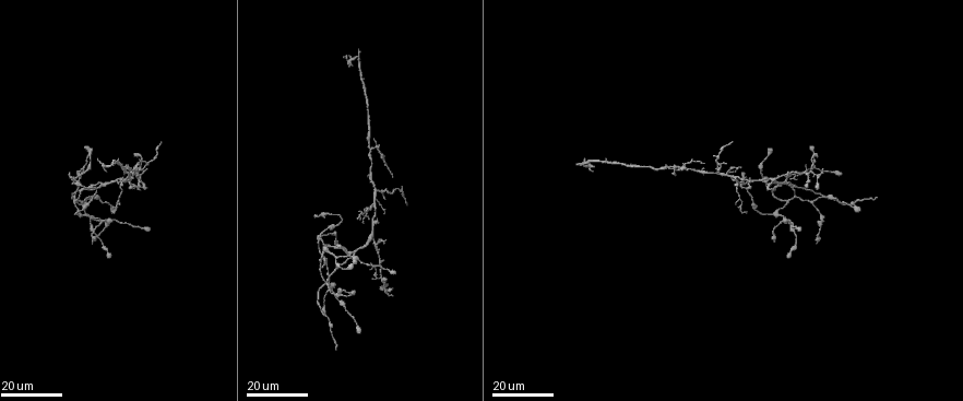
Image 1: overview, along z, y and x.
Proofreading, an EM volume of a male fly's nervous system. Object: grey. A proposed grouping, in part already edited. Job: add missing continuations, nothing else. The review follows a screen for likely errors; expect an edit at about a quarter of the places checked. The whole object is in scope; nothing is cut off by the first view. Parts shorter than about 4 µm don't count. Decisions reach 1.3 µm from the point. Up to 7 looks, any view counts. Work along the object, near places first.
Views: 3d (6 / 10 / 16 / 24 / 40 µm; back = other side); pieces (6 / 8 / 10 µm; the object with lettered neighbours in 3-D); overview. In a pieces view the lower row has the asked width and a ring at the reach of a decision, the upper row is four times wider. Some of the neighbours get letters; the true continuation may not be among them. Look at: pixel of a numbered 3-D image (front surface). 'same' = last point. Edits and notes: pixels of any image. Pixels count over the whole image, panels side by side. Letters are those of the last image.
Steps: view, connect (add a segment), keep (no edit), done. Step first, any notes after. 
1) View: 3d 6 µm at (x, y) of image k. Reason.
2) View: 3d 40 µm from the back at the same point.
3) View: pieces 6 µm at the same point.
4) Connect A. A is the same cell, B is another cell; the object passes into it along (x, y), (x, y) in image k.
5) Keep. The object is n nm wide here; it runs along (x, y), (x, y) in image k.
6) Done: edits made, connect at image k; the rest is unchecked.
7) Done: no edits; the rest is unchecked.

View: 3d 24 µm at (337, 351) of image 1. Tapers out.

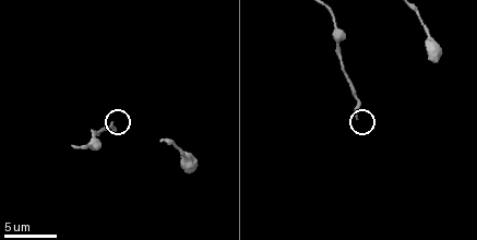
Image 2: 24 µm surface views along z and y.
View: 3d 6 µm at (355, 119) of image 2. Closer look.

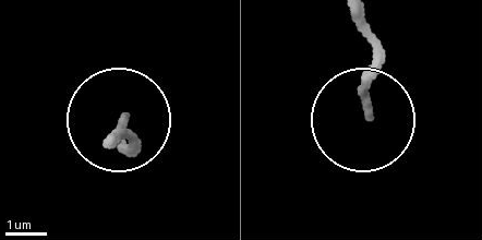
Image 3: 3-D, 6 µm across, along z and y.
View: pieces 8 µm at (125, 119) of image 3.

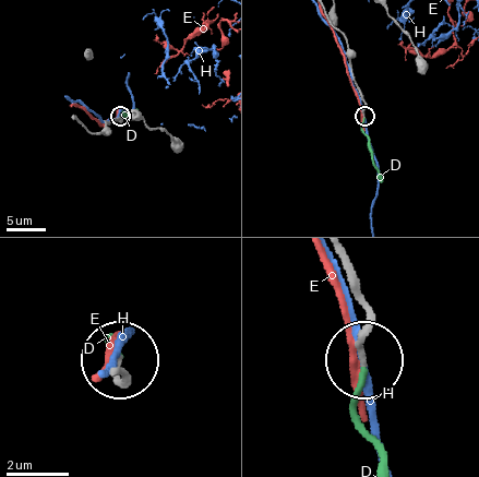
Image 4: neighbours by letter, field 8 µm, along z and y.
Connect D. D is the same cell, E and H are other cells; the object passes into it along (360, 95), (364, 105), (362, 132), (381, 182) in image 4; it goes on there.

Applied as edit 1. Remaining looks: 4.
View: 3d 24 µm at (393, 295) of image 1. Free end.

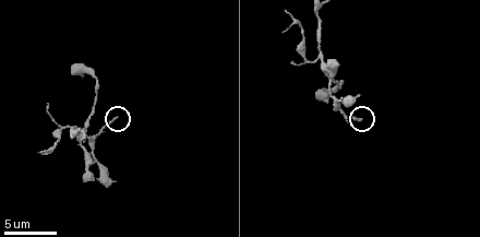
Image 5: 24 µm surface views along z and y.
View: pieces 6 µm at (360, 121) of image 5.

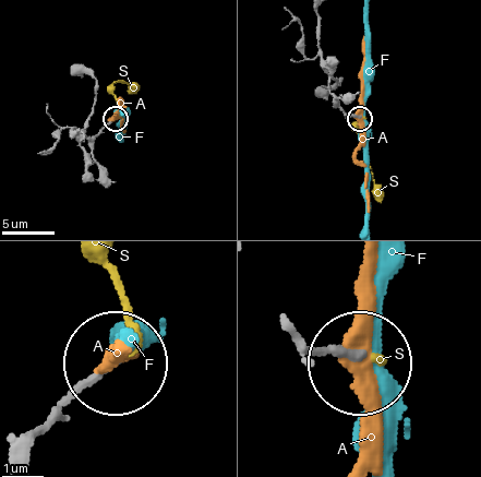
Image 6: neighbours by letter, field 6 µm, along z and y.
Connect S. S is the same cell, A and F are other cells; it goes on there.

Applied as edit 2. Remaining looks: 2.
View: 3d 16 µm at (379, 148) of image 1.

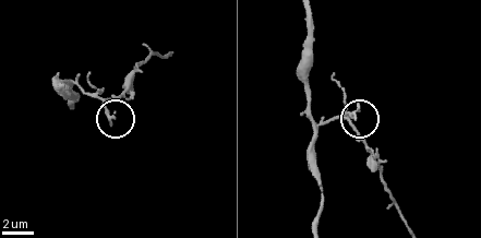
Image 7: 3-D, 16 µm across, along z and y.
View: pieces 10 µm at (110, 124) of image 7.

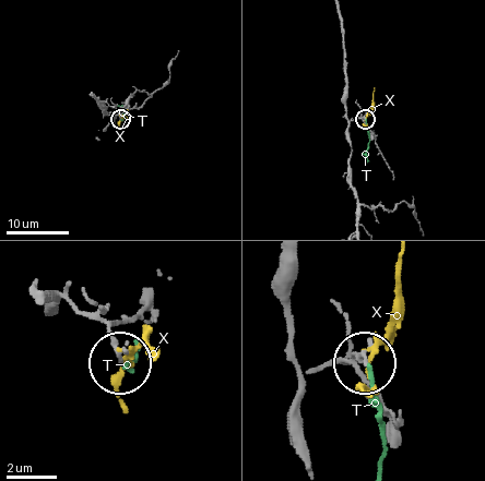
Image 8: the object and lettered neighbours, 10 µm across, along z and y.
Keep. T and X are other cells; none of them fits.

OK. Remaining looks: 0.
Done: edits made, connect at image 4, connect at image 6; the rest is unchecked.

